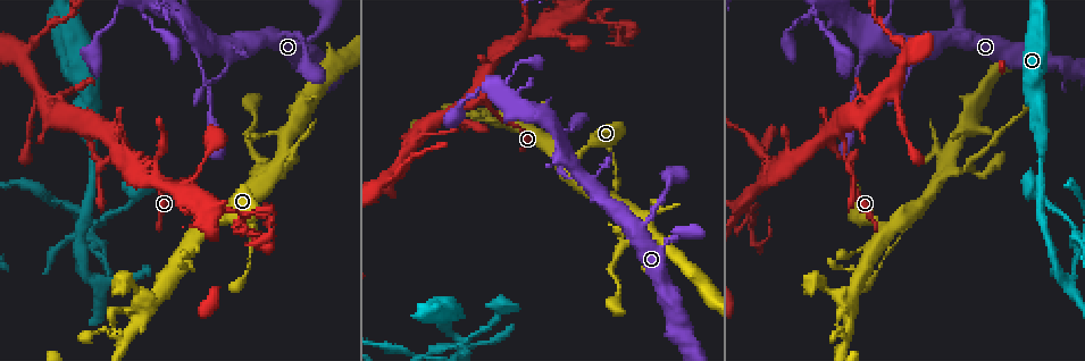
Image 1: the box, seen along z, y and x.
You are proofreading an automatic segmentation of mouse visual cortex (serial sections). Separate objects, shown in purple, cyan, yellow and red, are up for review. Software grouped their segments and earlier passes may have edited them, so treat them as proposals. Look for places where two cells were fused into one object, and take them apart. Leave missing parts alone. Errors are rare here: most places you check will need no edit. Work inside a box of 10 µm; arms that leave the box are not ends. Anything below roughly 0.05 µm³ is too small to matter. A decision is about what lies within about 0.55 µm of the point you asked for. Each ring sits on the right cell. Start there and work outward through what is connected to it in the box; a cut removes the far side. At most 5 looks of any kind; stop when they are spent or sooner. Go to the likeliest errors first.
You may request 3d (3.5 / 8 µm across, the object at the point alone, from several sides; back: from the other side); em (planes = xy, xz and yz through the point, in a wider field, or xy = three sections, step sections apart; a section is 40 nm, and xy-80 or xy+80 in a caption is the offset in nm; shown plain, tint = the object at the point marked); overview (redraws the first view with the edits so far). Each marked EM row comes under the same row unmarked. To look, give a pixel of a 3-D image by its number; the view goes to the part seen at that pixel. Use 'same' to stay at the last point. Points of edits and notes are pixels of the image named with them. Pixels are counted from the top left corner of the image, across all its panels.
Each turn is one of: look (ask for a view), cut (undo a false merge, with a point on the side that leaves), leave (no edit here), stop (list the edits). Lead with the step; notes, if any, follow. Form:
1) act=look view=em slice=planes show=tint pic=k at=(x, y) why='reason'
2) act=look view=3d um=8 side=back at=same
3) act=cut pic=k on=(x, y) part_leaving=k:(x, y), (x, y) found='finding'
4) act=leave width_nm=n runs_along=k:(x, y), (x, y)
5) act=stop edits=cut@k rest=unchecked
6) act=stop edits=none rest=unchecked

act=look view=em slice=xy step=1 show=tint pic=1 at=(237, 215) why='a narrow waist'

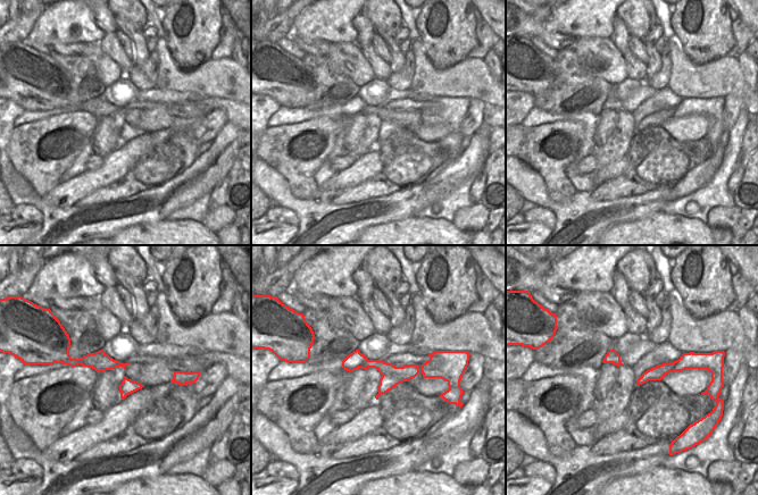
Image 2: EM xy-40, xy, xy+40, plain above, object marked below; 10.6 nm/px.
act=look view=3d um=3.5 side=back at=same

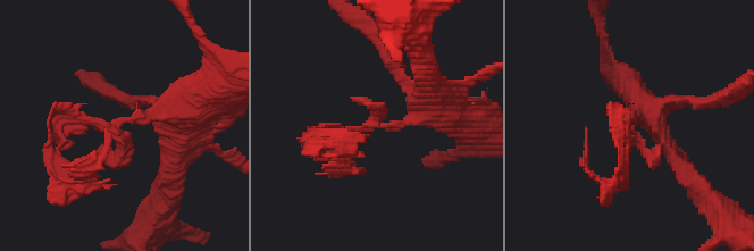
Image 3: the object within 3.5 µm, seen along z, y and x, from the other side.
act=leave runs_along=2:(344, 363), (377, 363), (389, 371), (427, 366) found='all the same cell'

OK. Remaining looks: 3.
act=look view=3d um=3.5 pic=1 at=(623, 240) why='a fork'

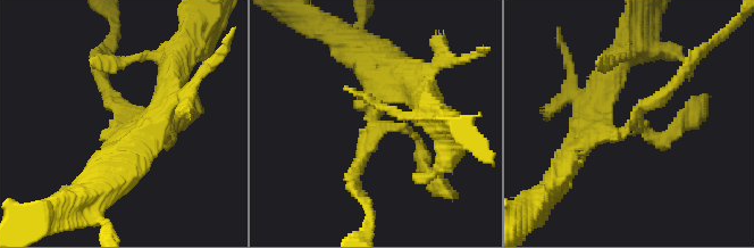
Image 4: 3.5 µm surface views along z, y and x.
act=look view=em slice=planes show=tint pic=4 at=(120, 116)

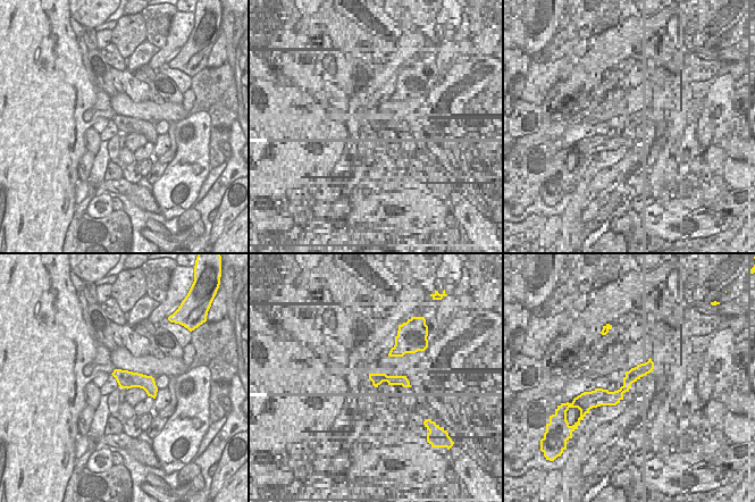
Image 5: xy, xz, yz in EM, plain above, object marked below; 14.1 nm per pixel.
act=look view=em slice=xy step=3 show=tint at=same why='another direction'

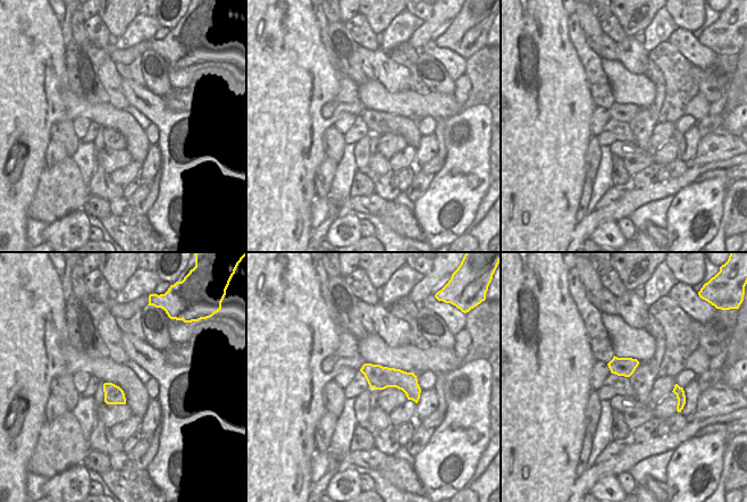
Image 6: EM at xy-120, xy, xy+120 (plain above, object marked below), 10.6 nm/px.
act=leave runs_along=4:(581, 134), (622, 134), (686, 68) found='one cell here'

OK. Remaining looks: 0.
act=stop edits=none rest=unchecked

